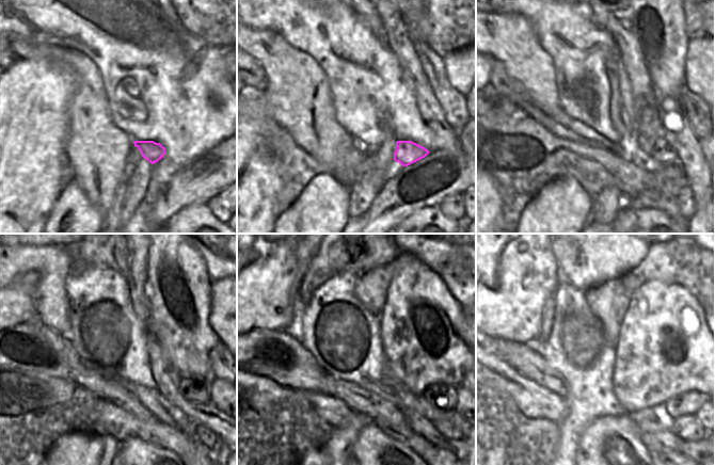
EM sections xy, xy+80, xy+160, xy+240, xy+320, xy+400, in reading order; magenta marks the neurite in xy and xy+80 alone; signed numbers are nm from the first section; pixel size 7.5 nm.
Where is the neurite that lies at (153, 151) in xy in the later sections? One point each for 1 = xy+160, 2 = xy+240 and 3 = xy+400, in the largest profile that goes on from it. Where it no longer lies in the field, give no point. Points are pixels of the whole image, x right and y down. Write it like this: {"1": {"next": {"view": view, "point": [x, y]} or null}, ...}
{"1": {"next": {"view": "xy+160", "point": [657, 147]}}, "2": {"next": {"view": "xy+240", "point": [194, 389]}}, "3": {"next": {"view": "xy+400", "point": [687, 404]}}}

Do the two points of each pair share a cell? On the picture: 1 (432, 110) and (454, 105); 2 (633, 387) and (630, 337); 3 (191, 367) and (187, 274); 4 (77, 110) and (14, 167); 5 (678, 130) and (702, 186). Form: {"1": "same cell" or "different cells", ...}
{"1": "different cells", "2": "same cell", "3": "same cell", "4": "different cells", "5": "same cell"}

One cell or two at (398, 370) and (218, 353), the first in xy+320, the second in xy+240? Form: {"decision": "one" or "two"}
{"decision": "two"}

